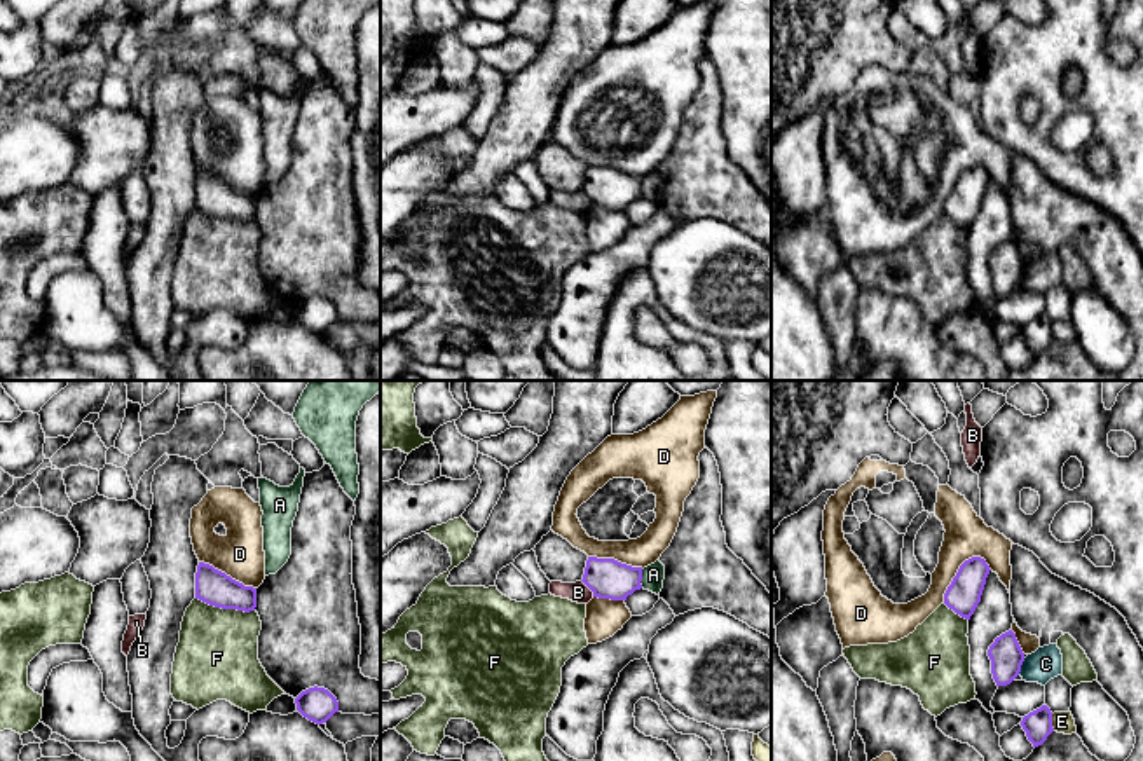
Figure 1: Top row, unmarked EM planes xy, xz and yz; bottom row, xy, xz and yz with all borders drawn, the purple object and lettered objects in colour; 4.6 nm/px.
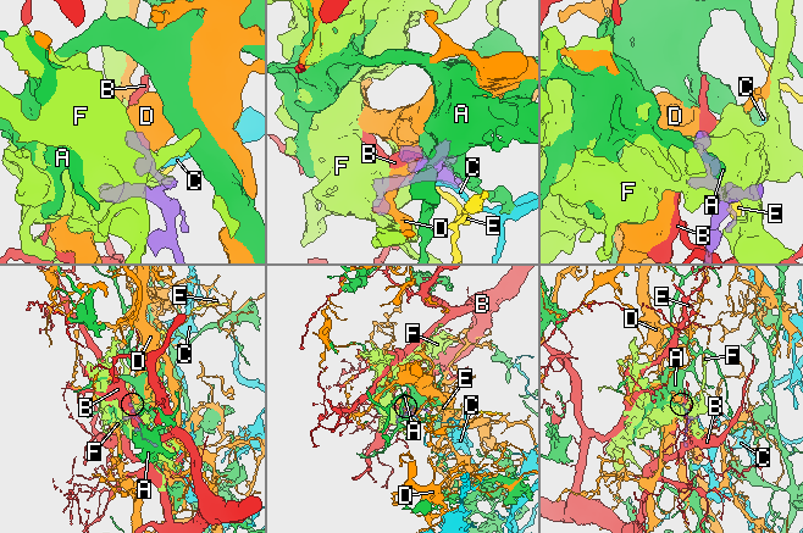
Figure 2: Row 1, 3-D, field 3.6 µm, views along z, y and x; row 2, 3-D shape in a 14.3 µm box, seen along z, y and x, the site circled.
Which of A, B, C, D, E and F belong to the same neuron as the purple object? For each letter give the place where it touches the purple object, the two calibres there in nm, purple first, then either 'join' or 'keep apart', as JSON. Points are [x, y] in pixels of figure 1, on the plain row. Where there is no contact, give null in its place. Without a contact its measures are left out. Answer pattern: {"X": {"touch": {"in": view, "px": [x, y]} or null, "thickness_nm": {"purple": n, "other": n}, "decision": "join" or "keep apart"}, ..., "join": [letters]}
{"A": {"touch": {"in": "xz", "px": [641, 187]}, "thickness_nm": {"purple": 190, "other": 100}, "decision": "keep apart"}, "B": {"touch": {"in": "xz", "px": [588, 196]}, "thickness_nm": {"purple": 190, "other": 100}, "decision": "keep apart"}, "C": {"touch": {"in": "yz", "px": [1019, 276]}, "thickness_nm": {"purple": 150, "other": 150}, "decision": "keep apart"}, "D": {"touch": {"in": "yz", "px": [957, 182]}, "thickness_nm": {"purple": 160, "other": 200}, "decision": "keep apart"}, "E": {"touch": {"in": "yz", "px": [1051, 332]}, "thickness_nm": {"purple": 130, "other": 100}, "decision": "keep apart"}, "F": {"touch": {"in": "xy", "px": [225, 217]}, "thickness_nm": {"purple": 160, "other": 380}, "decision": "keep apart"}, "join": []}

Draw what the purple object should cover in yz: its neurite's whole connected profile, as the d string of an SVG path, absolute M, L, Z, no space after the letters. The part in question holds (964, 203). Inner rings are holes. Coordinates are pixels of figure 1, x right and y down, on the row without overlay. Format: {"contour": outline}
{"contour": "M981 166L965 169L944 202L944 213L965 229L970 229L986 194L989 175Z"}

